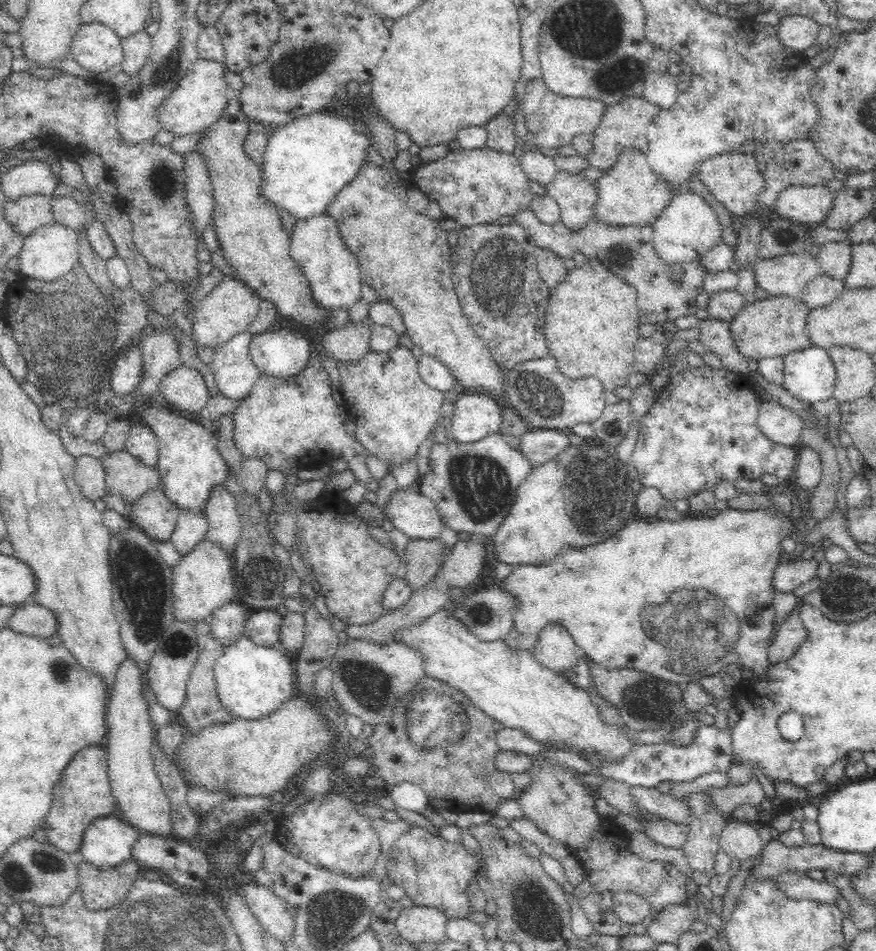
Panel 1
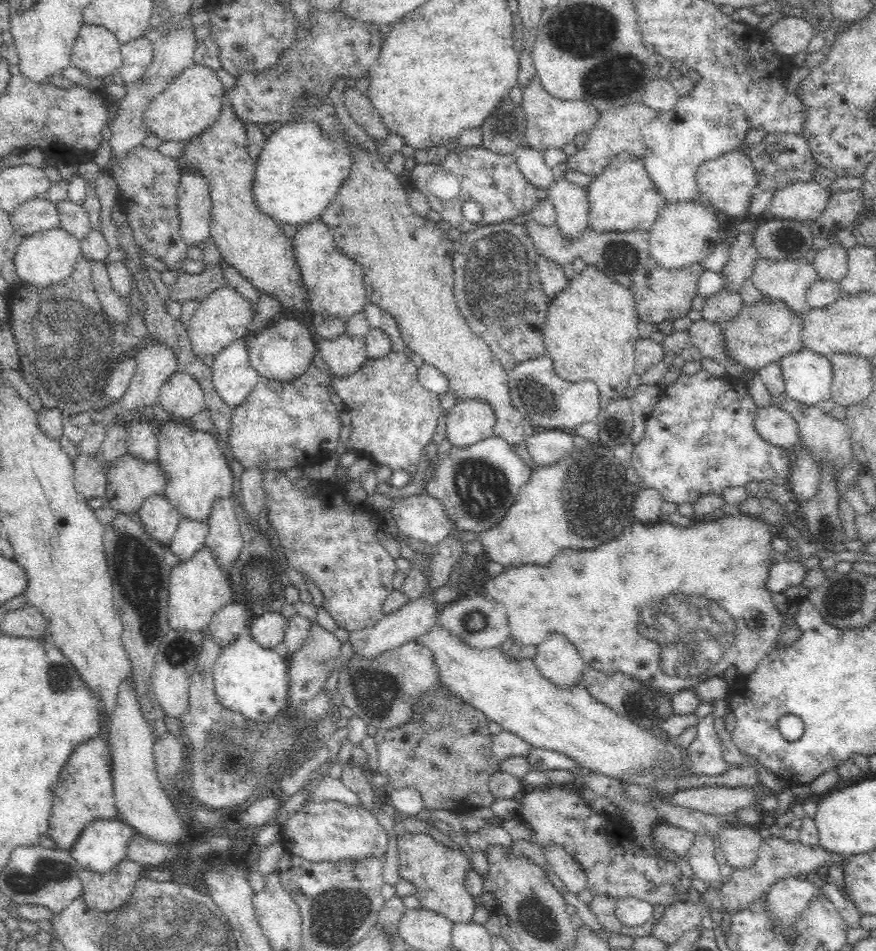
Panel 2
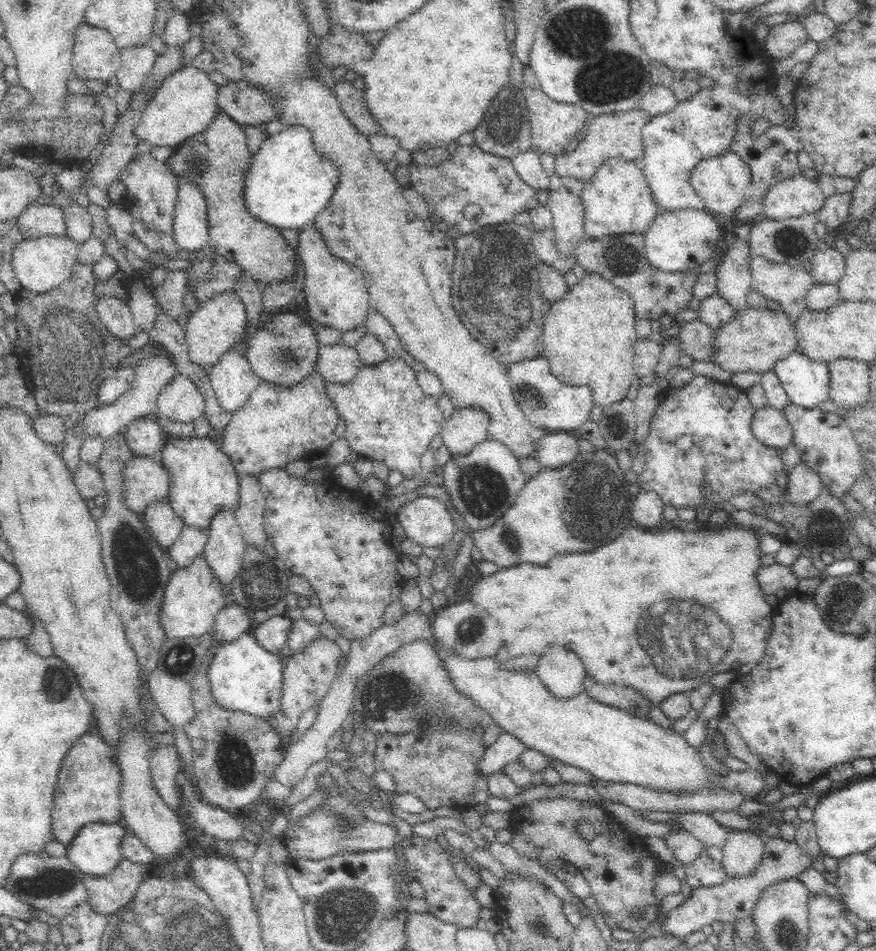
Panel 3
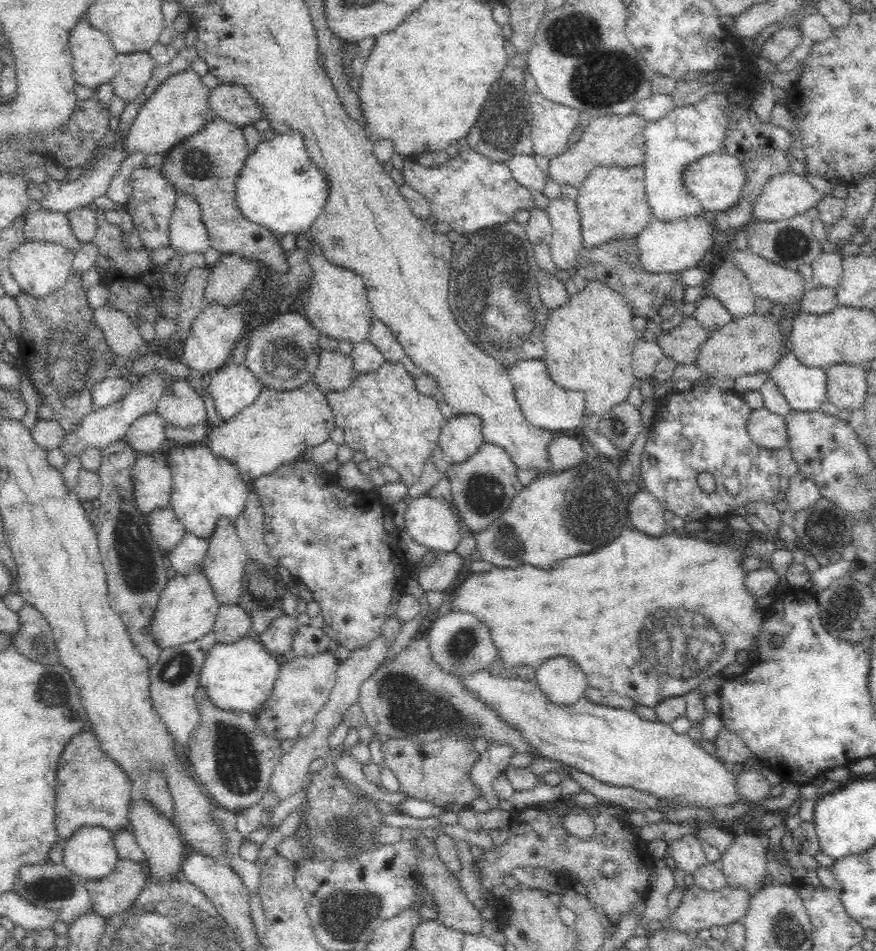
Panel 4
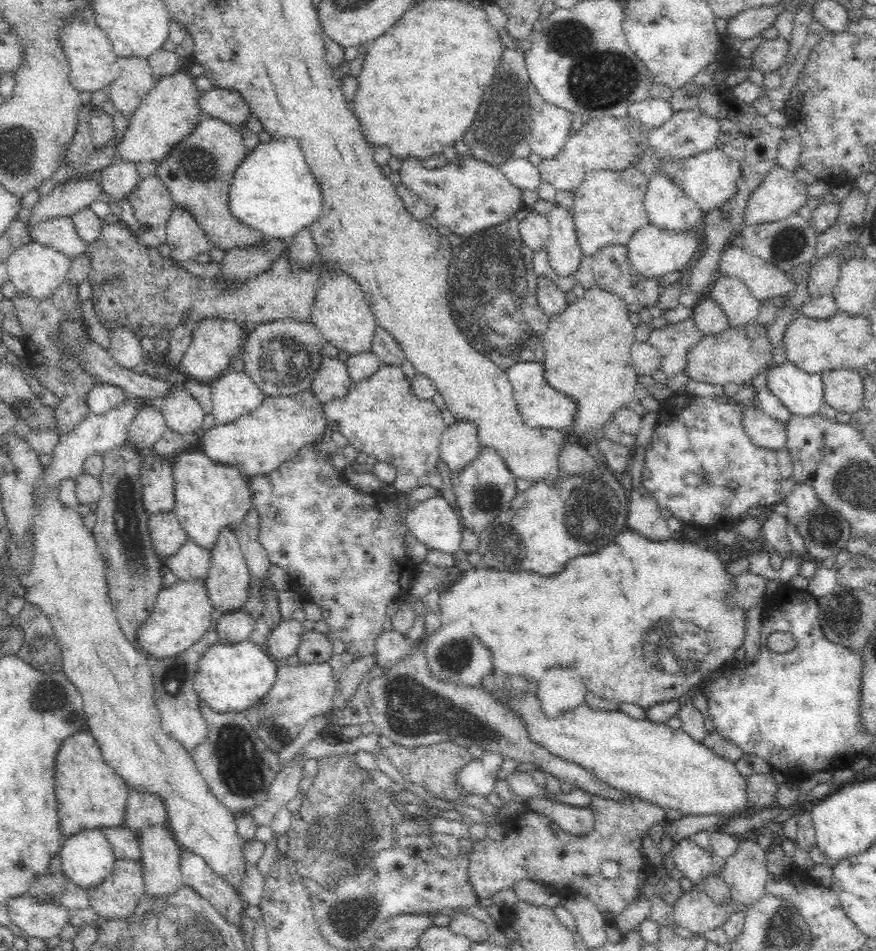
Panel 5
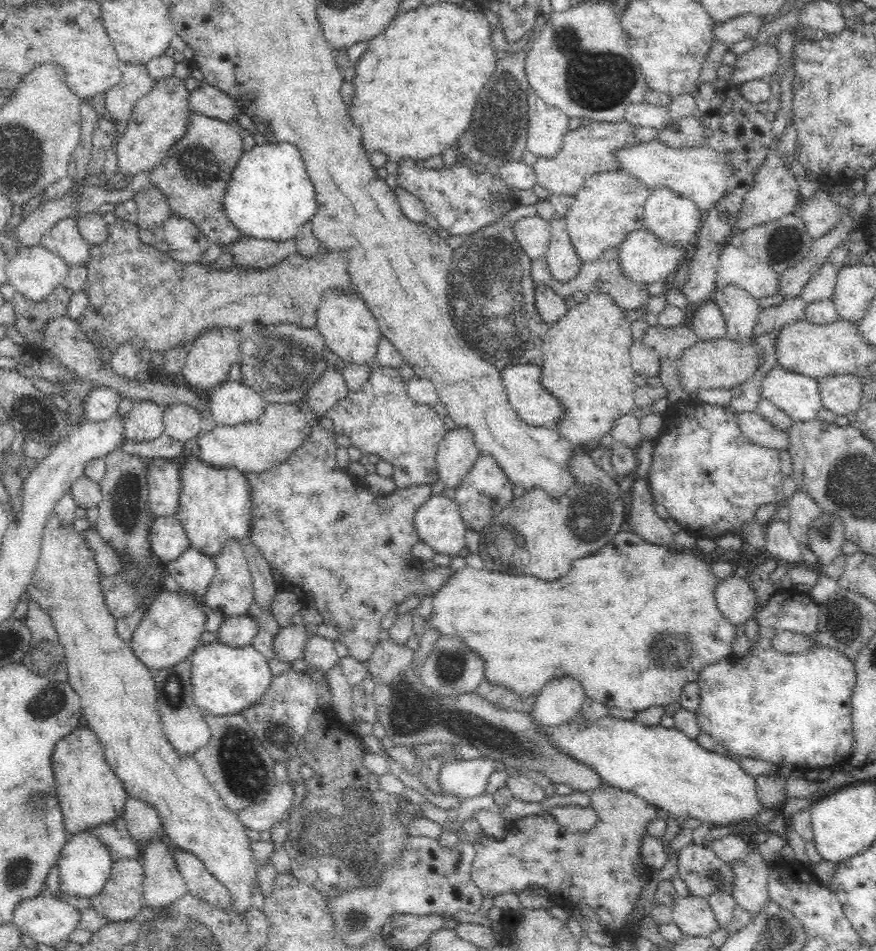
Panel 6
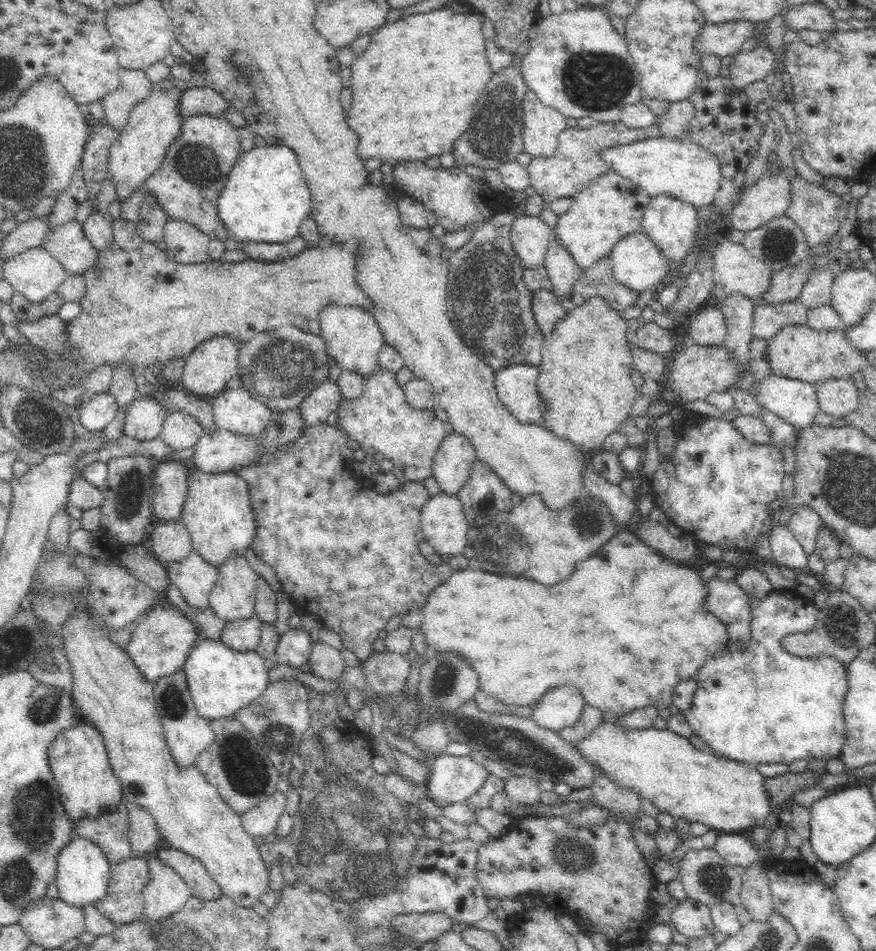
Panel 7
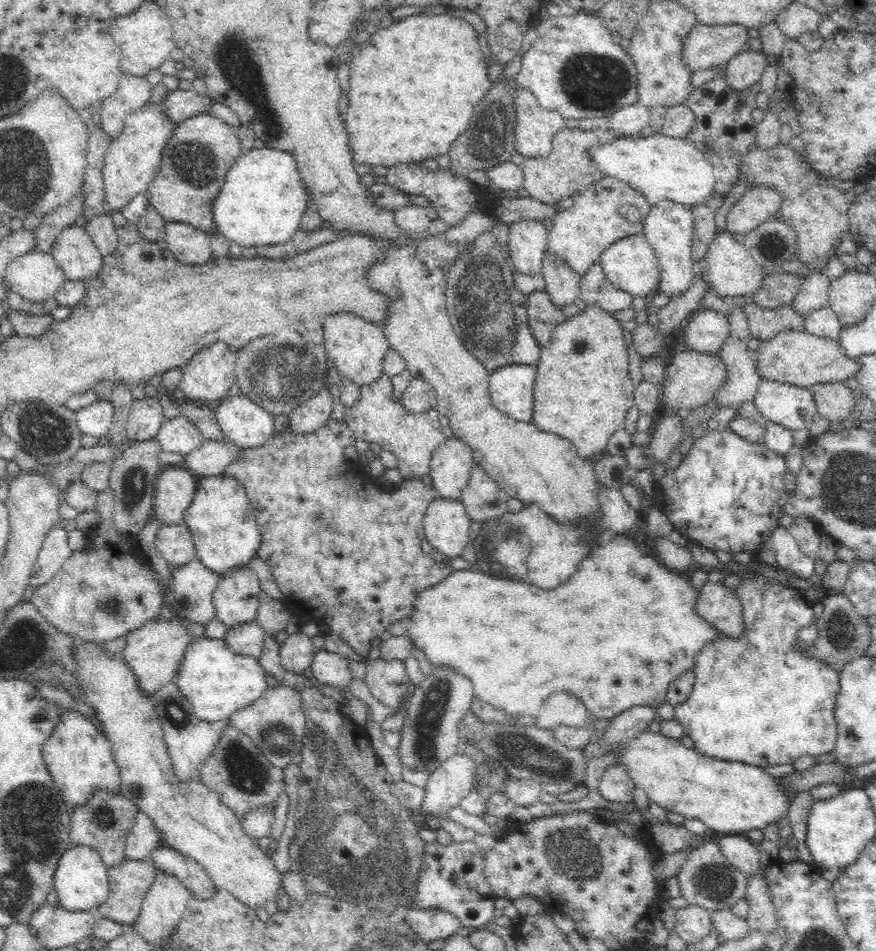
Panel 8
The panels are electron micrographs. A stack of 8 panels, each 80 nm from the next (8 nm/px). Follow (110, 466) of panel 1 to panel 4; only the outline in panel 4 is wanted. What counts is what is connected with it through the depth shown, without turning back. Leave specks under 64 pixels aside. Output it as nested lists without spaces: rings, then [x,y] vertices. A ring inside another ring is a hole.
[[[164,449],[150,455],[138,455],[132,467],[134,501],[142,515],[170,507],[172,475]]]

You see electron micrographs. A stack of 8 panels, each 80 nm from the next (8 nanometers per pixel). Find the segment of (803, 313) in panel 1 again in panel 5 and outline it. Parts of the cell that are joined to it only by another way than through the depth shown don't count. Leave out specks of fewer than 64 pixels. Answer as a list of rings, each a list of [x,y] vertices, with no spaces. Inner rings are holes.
[[[752,321],[740,328],[729,326],[722,332],[705,336],[689,348],[685,374],[696,382],[710,384],[724,385],[734,382],[740,385],[750,381],[751,378],[768,368],[772,362],[774,346],[771,346],[766,331],[767,326]]]

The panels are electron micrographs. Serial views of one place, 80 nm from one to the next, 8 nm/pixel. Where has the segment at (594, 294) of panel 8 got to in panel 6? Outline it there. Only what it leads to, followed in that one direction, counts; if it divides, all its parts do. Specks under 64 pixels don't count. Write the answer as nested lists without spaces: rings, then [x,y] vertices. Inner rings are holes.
[[[618,247],[605,250],[595,261],[583,263],[578,274],[568,282],[558,282],[551,277],[545,257],[532,259],[530,274],[535,286],[546,284],[562,297],[571,296],[578,290],[585,295],[591,292],[609,294],[624,311],[636,310],[642,305],[646,305],[650,298],[650,294],[648,294],[648,285],[650,284],[634,282],[622,272]]]

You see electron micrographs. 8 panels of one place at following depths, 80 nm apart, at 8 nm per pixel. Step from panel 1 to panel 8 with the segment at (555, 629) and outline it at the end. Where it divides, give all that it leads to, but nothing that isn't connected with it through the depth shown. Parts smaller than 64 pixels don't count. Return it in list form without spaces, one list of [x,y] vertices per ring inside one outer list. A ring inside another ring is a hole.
[[[560,692],[546,699],[542,710],[537,711],[534,723],[544,730],[558,725],[580,728],[588,724],[588,716],[589,710],[577,696]]]

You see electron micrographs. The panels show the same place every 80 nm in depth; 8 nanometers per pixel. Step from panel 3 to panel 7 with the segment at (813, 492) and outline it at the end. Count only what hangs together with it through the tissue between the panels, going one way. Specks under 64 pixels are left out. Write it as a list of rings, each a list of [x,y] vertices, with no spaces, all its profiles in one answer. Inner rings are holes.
[[[796,506],[797,510],[791,513],[788,529],[794,534],[796,541],[802,546],[806,555],[816,551],[816,540],[823,522],[816,511],[807,506]]]

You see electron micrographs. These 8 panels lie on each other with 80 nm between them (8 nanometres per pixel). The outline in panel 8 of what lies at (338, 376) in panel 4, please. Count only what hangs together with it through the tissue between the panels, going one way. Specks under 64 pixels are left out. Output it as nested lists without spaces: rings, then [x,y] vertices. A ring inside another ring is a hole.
[[[326,384],[316,396],[312,396],[304,404],[296,407],[287,415],[290,432],[308,434],[324,426],[332,412],[334,394],[334,388]]]

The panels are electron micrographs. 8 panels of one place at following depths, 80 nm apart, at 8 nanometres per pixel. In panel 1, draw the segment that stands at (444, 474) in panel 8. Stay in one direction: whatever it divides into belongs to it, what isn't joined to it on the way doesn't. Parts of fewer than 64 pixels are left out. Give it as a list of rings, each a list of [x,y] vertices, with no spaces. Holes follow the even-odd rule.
[[[464,392],[450,414],[452,440],[466,444],[498,433],[503,415],[501,408],[487,392]]]

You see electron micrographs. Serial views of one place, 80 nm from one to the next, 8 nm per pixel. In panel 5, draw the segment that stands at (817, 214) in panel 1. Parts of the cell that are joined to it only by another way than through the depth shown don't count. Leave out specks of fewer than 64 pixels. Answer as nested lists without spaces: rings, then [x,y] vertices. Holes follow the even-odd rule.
[[[776,164],[748,197],[743,224],[750,226],[782,220],[801,206],[812,205],[814,201],[808,197],[806,184],[795,173]]]

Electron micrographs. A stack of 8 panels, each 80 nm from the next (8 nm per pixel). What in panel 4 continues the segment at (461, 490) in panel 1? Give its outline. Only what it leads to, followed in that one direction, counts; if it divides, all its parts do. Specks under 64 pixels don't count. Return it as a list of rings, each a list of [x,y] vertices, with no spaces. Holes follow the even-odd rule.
[[[488,442],[482,443],[476,454],[472,454],[468,460],[448,467],[447,478],[453,502],[472,534],[484,531],[490,524],[500,519],[508,510],[515,494],[524,488],[518,481],[517,470],[501,446]]]

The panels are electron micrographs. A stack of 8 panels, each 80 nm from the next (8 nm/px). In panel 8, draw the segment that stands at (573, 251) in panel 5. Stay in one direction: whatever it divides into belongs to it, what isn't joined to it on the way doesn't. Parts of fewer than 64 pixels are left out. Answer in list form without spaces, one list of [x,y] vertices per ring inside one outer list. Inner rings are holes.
[[[546,253],[541,268],[545,291],[552,304],[563,309],[567,304],[576,302],[580,296],[581,274],[574,272],[561,258]]]

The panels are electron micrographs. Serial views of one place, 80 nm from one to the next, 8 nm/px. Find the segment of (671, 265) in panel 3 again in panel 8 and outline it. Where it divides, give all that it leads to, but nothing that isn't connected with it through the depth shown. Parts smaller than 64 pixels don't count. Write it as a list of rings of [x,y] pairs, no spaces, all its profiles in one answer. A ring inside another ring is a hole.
[[[634,234],[614,242],[604,250],[598,261],[602,265],[603,273],[609,282],[632,296],[646,297],[657,290],[660,272],[659,264],[655,252],[648,244],[644,234]]]

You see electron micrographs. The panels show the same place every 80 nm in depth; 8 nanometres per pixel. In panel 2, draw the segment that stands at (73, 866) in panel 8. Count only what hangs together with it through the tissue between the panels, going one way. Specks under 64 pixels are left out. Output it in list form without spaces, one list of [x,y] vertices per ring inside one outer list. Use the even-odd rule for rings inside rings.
[[[120,818],[98,819],[84,827],[69,853],[81,868],[102,874],[127,858],[127,846],[136,834]]]

